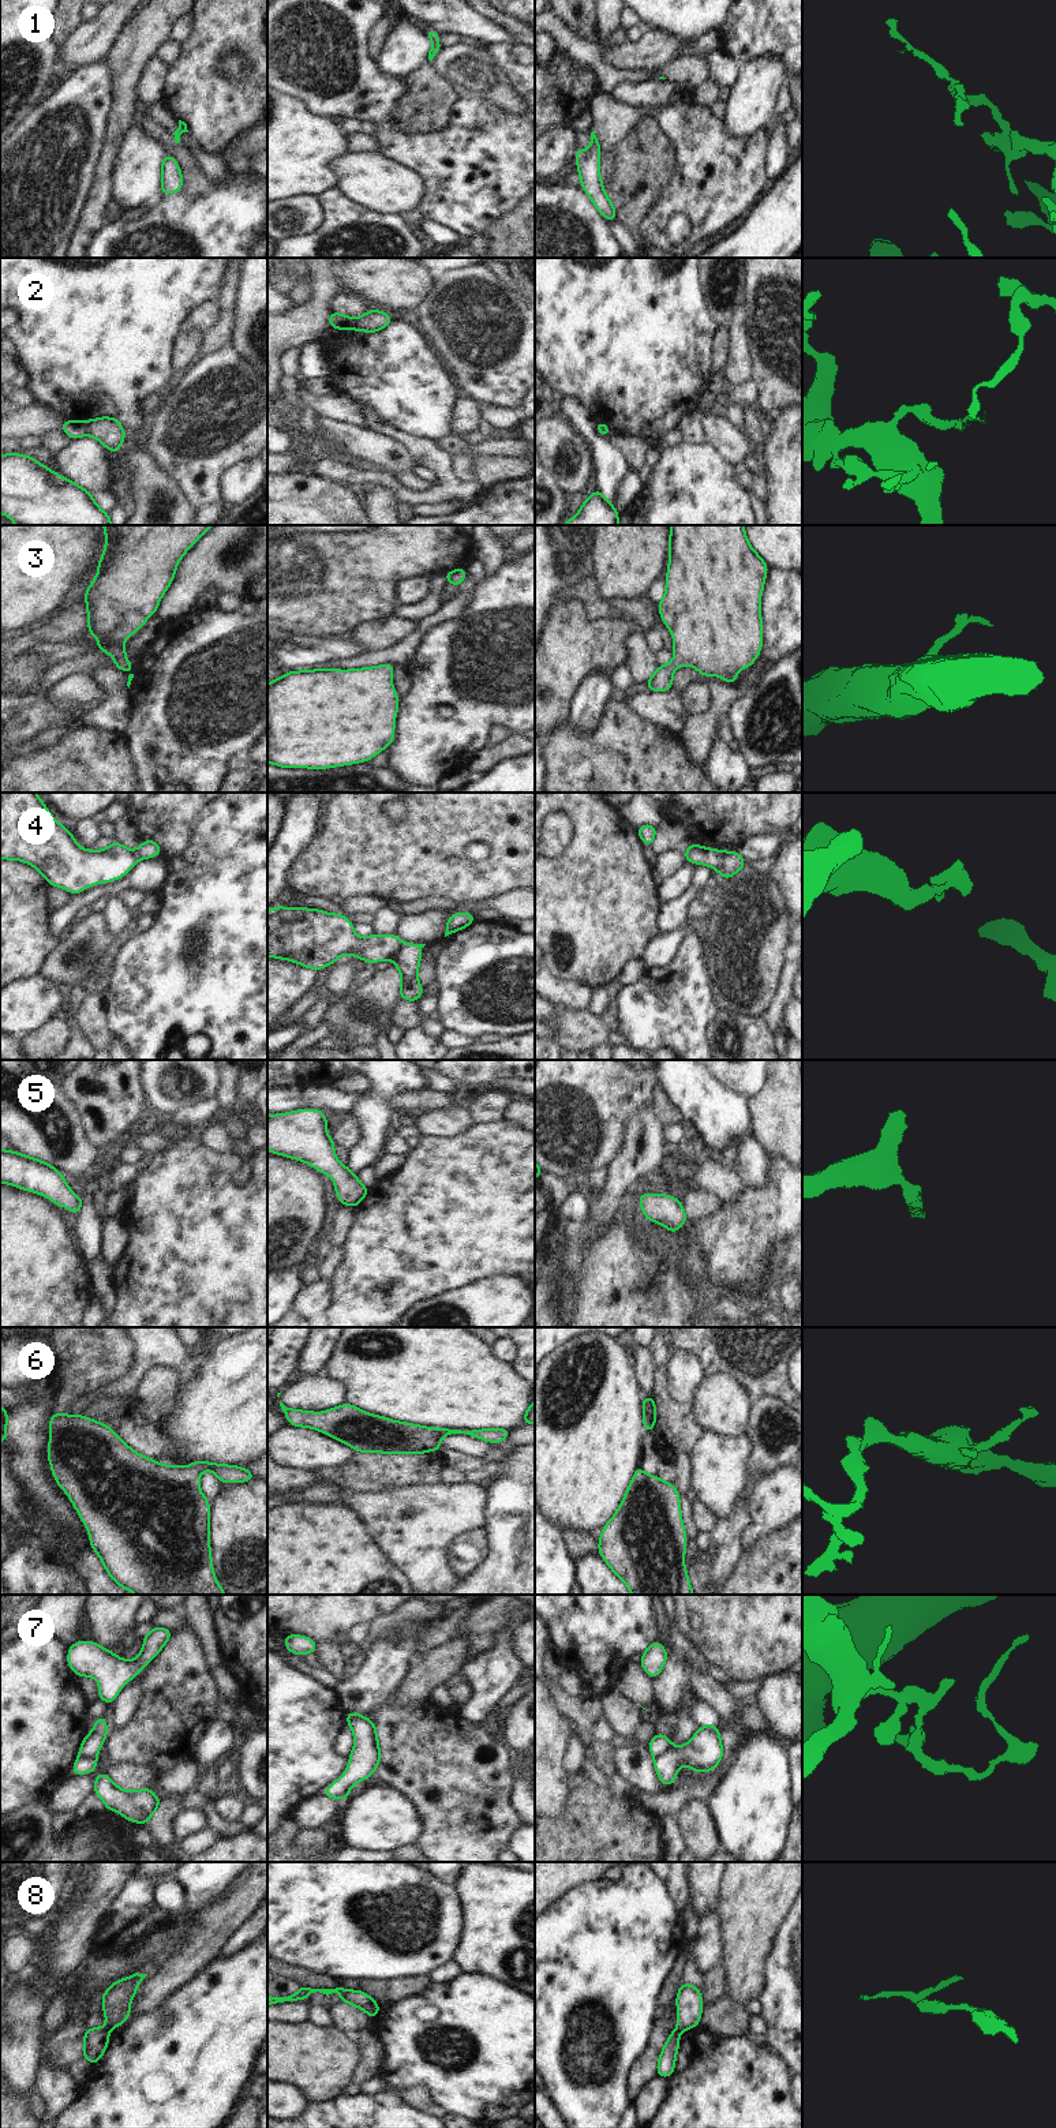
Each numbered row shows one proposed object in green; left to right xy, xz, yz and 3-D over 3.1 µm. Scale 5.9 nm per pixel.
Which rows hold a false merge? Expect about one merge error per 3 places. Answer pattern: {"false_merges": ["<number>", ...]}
{"false_merges": ["2", "4", "7", "8"]}

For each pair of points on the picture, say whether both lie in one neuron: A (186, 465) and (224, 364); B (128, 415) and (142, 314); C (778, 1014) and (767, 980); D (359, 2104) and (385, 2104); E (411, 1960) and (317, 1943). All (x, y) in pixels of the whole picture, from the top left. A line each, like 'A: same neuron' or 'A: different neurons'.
A: same neuron
B: same neuron
C: different neurons
D: same neuron
E: same neuron

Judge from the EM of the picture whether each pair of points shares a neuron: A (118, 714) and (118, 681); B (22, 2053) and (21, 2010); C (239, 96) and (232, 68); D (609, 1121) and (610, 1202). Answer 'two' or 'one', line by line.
A: two
B: one
C: two
D: two

